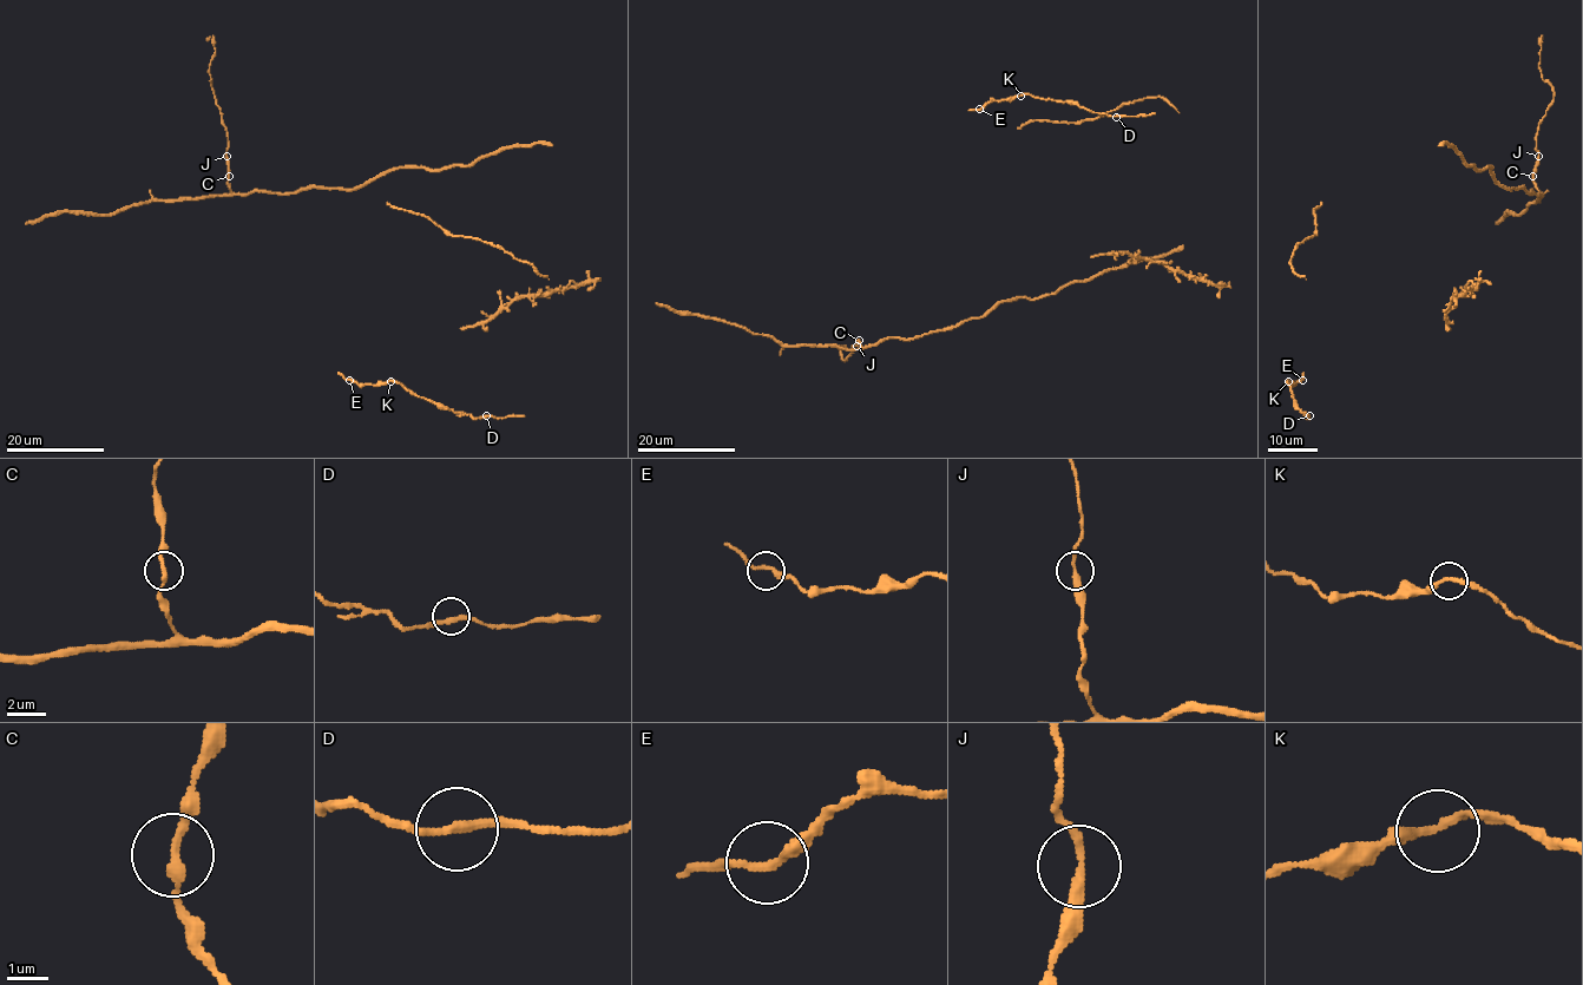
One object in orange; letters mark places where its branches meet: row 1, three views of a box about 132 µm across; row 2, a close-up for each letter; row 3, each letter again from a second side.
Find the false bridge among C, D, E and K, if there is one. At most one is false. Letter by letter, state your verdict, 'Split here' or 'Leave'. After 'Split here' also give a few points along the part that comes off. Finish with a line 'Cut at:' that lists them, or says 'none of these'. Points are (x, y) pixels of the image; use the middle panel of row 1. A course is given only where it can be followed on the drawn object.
C: Leave
D: Leave
E: Leave
K: Leave
Cut at: none of these

